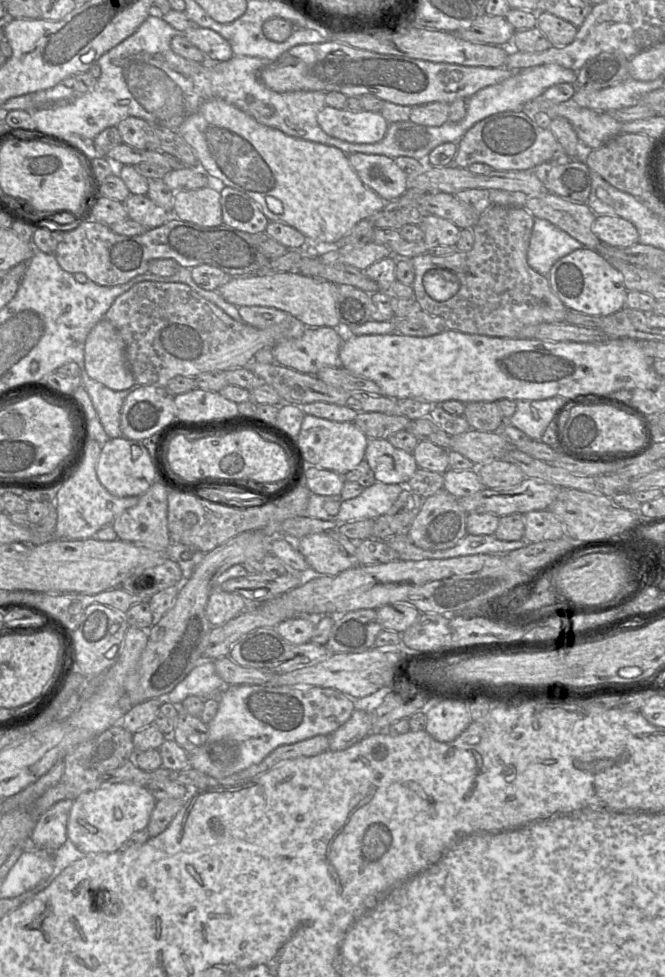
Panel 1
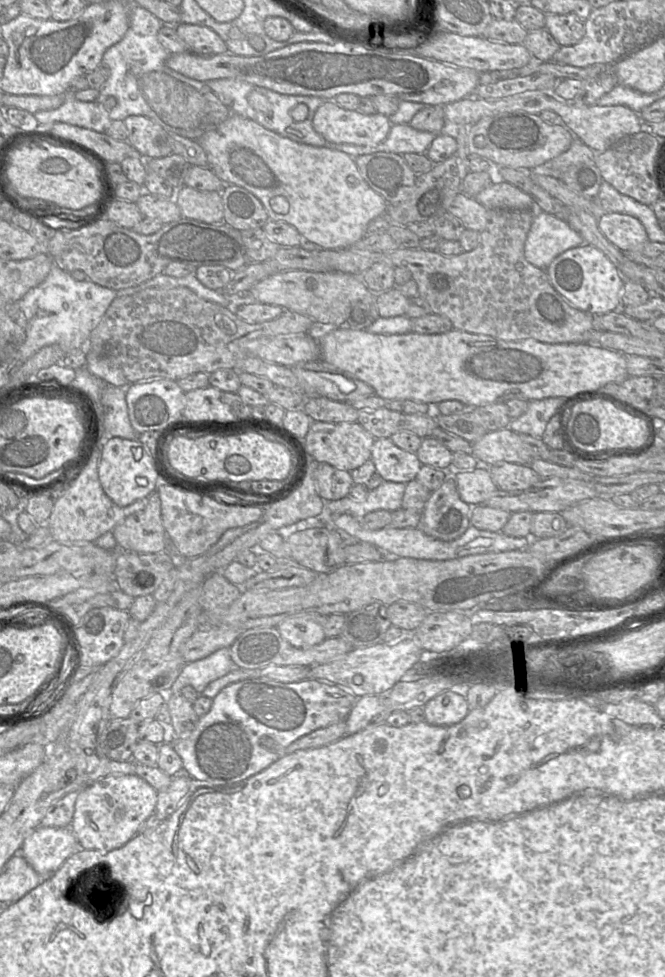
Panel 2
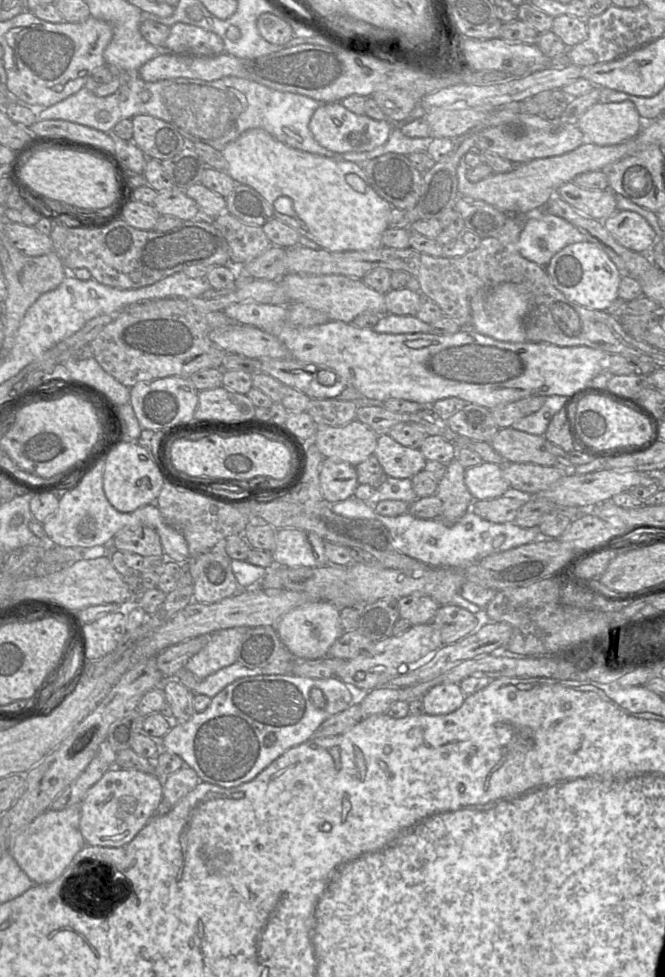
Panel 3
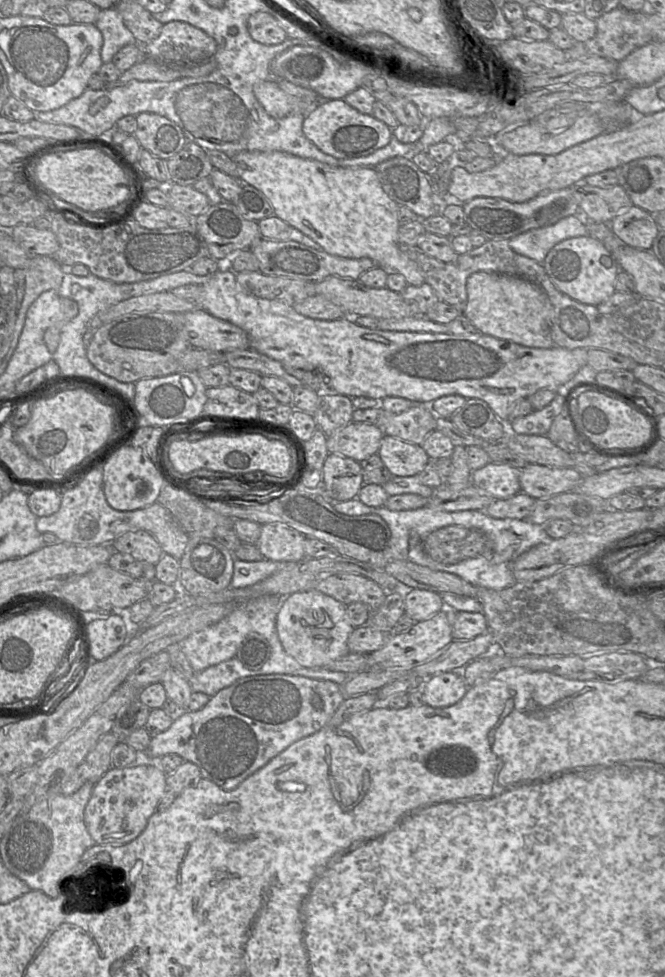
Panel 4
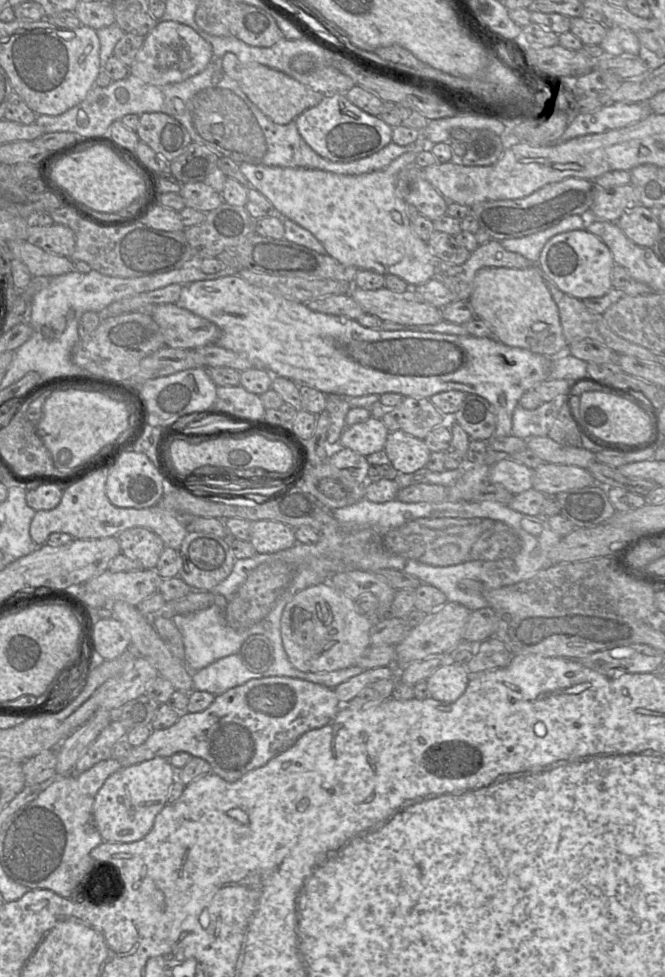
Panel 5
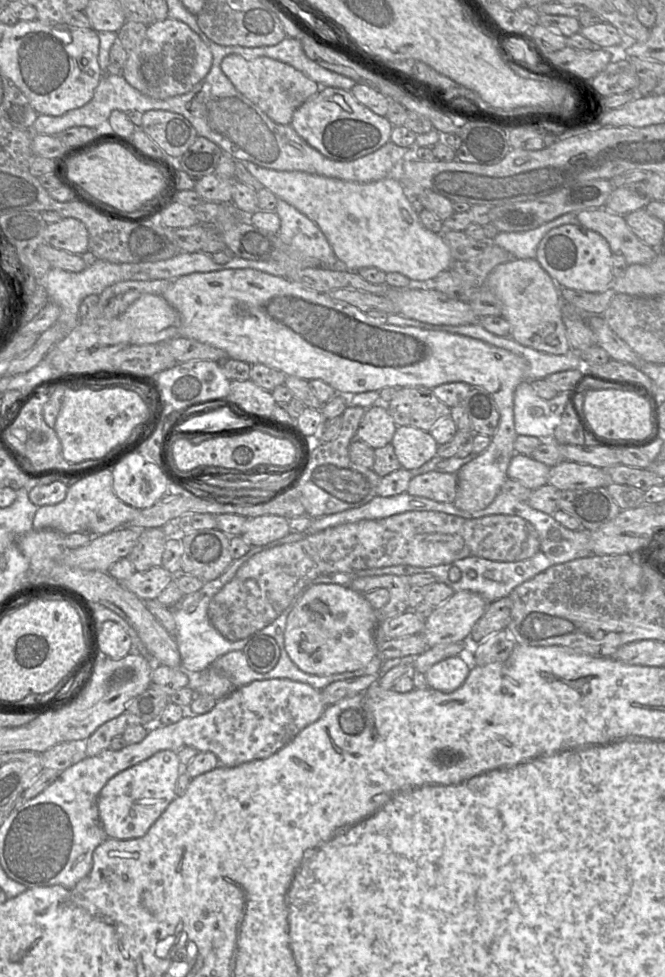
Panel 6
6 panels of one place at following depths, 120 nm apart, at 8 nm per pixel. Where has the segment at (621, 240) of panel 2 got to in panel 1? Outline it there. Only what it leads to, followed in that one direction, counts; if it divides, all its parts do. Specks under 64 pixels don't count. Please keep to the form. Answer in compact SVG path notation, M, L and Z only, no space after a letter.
M597 215L593 232L604 246L628 248L639 243L635 225L619 216Z

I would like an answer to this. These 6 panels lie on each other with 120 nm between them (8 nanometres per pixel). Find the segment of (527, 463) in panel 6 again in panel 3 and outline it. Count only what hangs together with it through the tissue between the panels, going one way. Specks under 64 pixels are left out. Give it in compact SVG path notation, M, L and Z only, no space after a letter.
M482 462L467 468L464 481L474 500L498 498L510 492L502 466L495 463Z

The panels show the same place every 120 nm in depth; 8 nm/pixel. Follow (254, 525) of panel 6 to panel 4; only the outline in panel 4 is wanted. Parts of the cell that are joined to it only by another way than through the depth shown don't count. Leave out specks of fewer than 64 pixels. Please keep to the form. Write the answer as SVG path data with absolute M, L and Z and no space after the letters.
M281 523L261 526L261 535L255 544L264 559L277 562L298 562L307 558L306 536Z

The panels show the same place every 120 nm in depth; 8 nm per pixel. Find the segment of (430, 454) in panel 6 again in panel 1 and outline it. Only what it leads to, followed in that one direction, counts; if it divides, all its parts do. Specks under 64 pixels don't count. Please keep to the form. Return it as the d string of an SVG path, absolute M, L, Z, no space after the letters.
M369 439L364 458L378 482L406 486L418 470L412 453L394 447L387 439Z

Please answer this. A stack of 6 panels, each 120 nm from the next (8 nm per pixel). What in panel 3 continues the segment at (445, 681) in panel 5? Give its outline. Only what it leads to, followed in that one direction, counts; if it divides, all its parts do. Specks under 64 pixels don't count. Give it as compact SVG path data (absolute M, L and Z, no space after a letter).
M443 683L431 688L423 697L425 713L441 715L451 713L464 703L466 695L459 683Z

